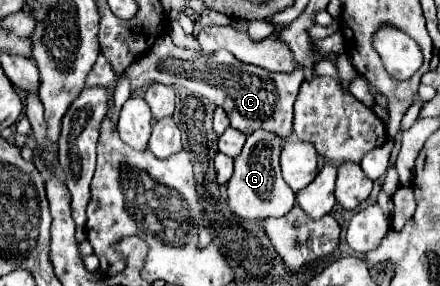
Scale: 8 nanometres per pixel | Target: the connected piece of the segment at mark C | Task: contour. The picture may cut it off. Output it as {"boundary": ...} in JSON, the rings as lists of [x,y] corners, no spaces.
{"boundary":[[[168,29],[162,31],[160,41],[156,41],[154,45],[156,47],[140,57],[130,71],[132,91],[142,89],[152,81],[186,87],[196,97],[206,97],[214,105],[220,105],[228,113],[230,125],[246,135],[256,129],[268,129],[278,133],[280,137],[288,137],[292,133],[292,105],[296,101],[300,83],[304,81],[304,67],[300,63],[296,63],[292,73],[272,73],[262,67],[242,63],[228,51],[216,51],[212,55],[192,55],[192,51],[176,47],[172,43]]]}

